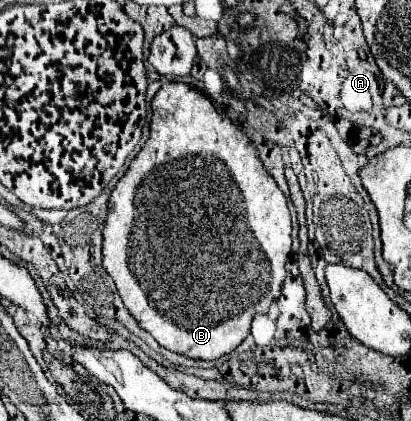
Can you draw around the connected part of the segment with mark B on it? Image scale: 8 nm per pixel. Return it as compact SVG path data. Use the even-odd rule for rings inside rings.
M167 82L165 86L161 86L161 90L155 94L153 102L151 102L151 134L149 134L149 140L145 142L145 146L139 150L139 154L135 156L135 160L131 162L131 166L127 168L125 176L115 184L111 196L109 196L109 210L107 210L107 218L105 218L105 228L103 228L103 266L107 270L107 274L115 280L115 286L117 286L117 292L119 296L123 298L123 304L125 308L129 310L129 314L137 320L137 324L149 332L163 348L171 350L171 352L177 352L177 354L185 354L189 358L199 358L199 360L217 360L229 352L233 352L249 334L249 328L251 328L251 322L253 322L253 316L255 314L267 314L269 306L273 300L279 298L279 290L281 290L281 284L285 280L285 262L289 260L289 252L291 252L291 216L289 216L289 210L287 210L287 200L283 196L283 192L279 190L279 186L275 184L273 176L265 170L259 154L257 154L257 148L255 144L247 138L247 134L237 128L231 120L227 120L225 116L219 116L217 114L217 108L215 104L211 102L211 98L207 94L203 94L201 90L197 90L195 86L189 86L185 82ZM201 182L205 184L203 192L199 192L199 186ZM137 190L155 190L155 206L149 208L149 198L147 200L139 200L137 198ZM249 232L253 236L253 242L257 242L257 250L249 250ZM151 238L161 238L165 240L167 248L169 250L175 250L173 244L185 244L185 248L181 250L179 256L175 258L165 258L165 260L157 260L155 256L155 244L151 242Z

